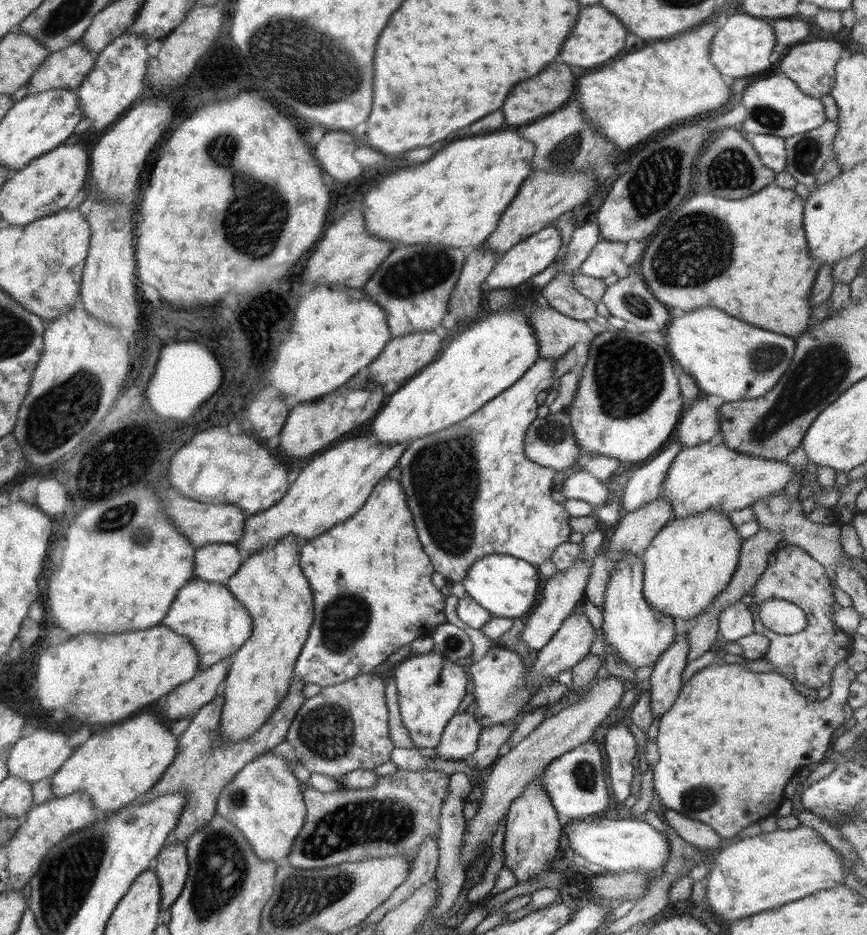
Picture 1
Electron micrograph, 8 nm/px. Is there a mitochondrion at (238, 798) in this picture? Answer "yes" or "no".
yes

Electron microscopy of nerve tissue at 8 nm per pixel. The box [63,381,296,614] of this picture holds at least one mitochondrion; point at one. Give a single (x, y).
(122, 520)

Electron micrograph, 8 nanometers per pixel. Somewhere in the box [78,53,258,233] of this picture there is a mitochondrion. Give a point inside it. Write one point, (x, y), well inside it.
(221, 149)

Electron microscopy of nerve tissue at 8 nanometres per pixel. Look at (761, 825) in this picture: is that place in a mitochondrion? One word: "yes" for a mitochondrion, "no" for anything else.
no

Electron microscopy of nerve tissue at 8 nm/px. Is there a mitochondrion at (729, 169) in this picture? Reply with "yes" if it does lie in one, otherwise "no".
yes

